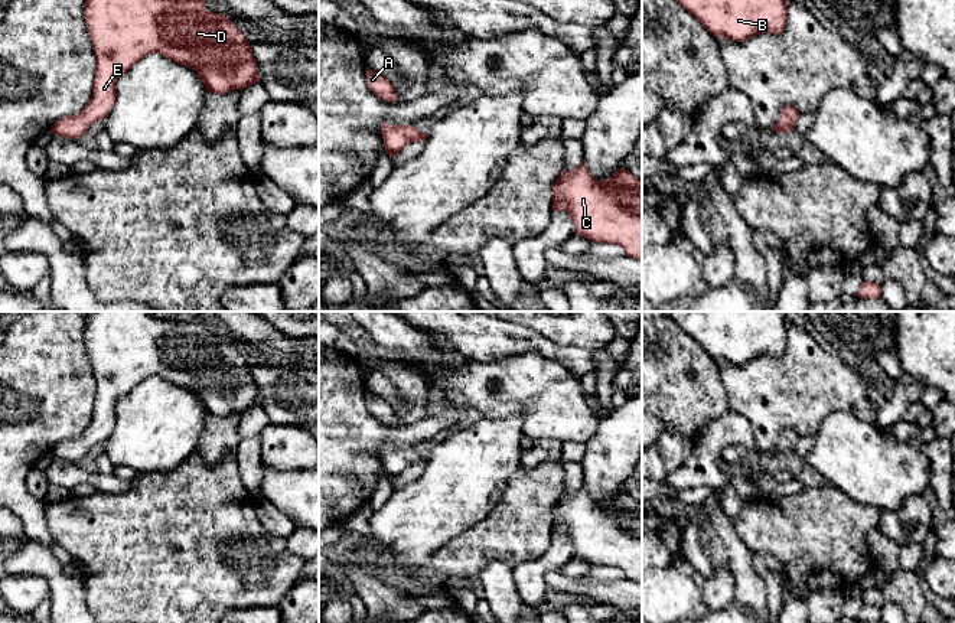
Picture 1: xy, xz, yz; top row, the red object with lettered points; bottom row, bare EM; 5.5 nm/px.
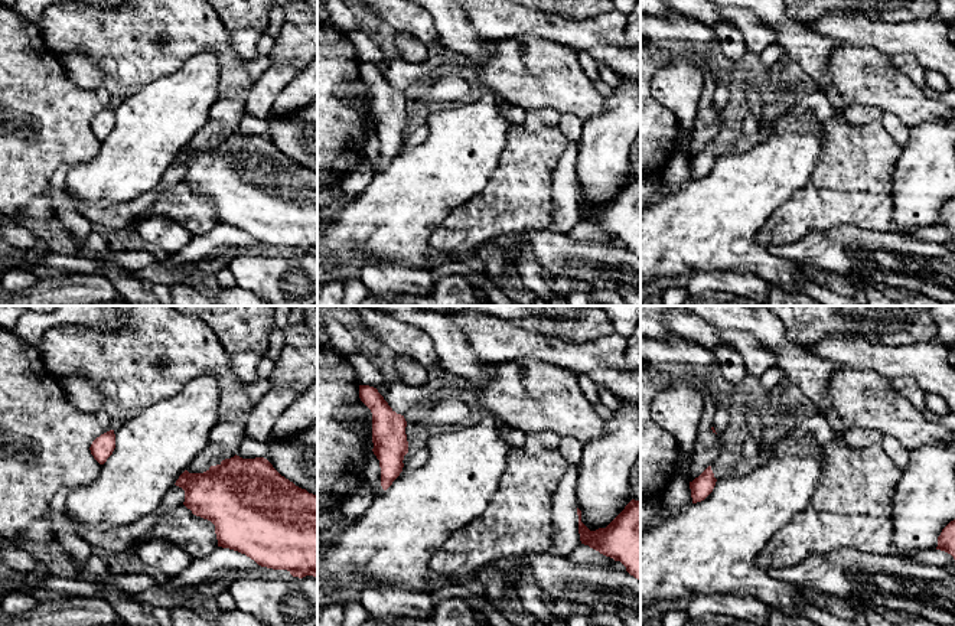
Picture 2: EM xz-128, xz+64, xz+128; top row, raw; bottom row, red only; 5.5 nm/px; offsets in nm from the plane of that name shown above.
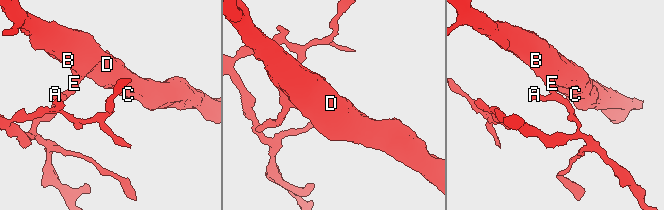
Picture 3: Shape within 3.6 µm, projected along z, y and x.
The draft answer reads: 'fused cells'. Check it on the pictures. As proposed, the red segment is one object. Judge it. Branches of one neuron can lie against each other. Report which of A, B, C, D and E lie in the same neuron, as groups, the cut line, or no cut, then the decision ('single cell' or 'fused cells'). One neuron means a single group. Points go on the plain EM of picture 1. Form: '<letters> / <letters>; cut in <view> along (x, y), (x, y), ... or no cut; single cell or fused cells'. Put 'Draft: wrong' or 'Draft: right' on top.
Draft: wrong
A B C D E; no cut; single cell

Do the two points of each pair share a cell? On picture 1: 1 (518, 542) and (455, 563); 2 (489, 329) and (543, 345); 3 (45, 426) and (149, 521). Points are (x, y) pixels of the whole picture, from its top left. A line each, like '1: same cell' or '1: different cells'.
1: same cell
2: same cell
3: different cells

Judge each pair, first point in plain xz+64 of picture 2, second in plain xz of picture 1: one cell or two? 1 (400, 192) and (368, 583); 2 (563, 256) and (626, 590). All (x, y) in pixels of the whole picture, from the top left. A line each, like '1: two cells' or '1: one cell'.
1: two cells
2: one cell

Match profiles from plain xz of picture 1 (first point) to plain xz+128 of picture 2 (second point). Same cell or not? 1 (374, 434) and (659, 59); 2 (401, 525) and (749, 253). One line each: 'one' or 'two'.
1: one
2: one

